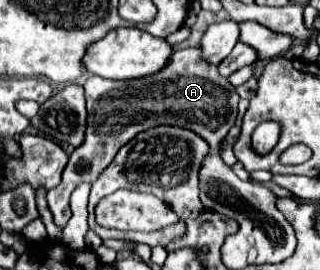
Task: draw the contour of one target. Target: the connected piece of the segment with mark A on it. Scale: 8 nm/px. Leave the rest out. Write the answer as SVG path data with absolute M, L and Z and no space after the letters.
M200 47L174 51L168 67L152 77L110 81L102 77L88 77L88 123L86 141L78 145L62 173L62 183L48 191L48 207L54 213L54 221L64 227L70 219L70 195L80 183L94 183L98 175L110 165L122 145L126 145L140 131L158 125L180 125L202 135L212 151L218 151L218 143L226 137L230 125L238 117L238 93L226 77L218 73L218 67L202 59Z

